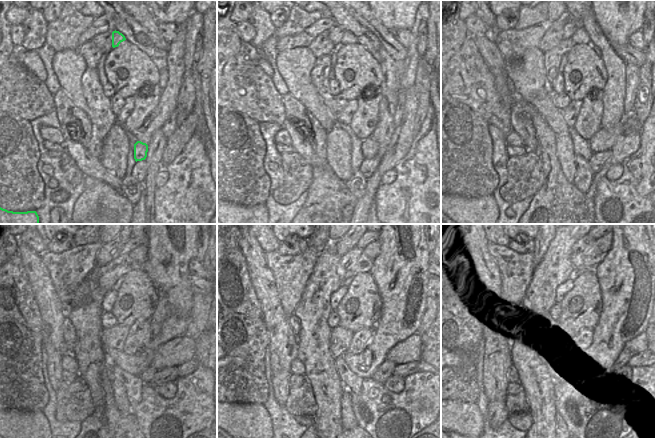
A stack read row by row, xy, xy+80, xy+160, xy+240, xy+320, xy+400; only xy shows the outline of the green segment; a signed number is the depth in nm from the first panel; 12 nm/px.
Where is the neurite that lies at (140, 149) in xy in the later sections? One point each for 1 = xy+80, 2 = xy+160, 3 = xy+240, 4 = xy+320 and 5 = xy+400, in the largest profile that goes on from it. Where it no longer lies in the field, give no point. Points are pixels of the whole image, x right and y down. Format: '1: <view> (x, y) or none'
1: xy+80 (370, 147)
2: xy+160 (604, 139)
3: xy+240 (179, 350)
4: xy+320 (408, 350)
5: xy+400 (638, 345)

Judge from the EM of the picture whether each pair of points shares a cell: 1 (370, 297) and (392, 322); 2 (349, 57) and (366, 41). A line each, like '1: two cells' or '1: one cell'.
1: two cells
2: two cells

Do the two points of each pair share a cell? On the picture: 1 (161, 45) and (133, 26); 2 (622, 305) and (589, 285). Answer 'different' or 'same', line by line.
1: same
2: different

